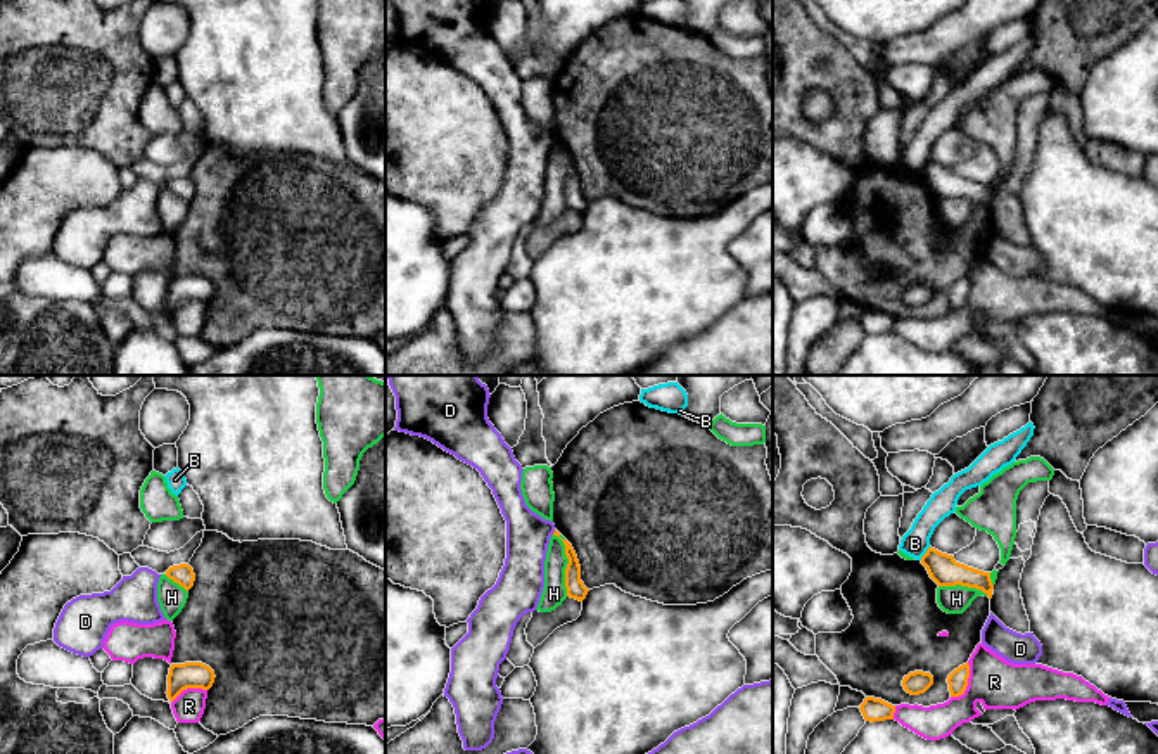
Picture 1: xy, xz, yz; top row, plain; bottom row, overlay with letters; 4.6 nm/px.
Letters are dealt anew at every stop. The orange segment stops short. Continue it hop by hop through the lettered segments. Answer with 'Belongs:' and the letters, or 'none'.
Belongs: none

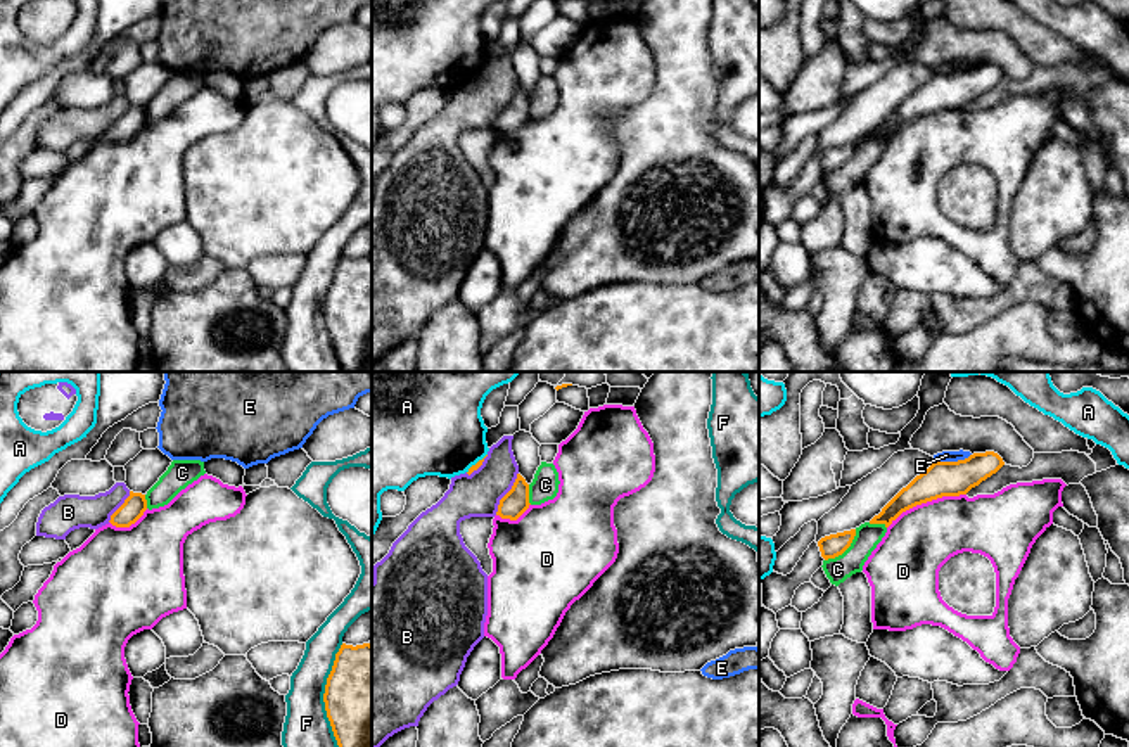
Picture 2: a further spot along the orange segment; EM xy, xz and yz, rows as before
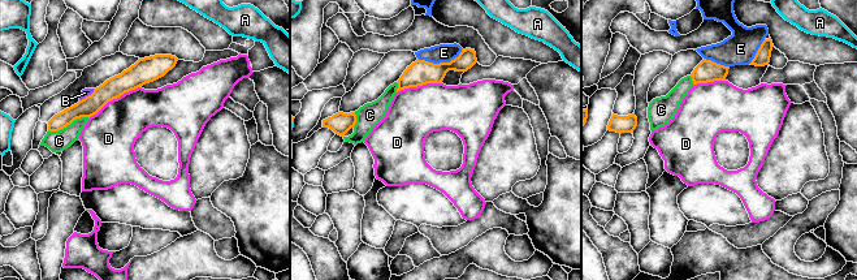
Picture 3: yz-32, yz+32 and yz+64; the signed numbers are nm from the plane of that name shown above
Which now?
Belongs: none

